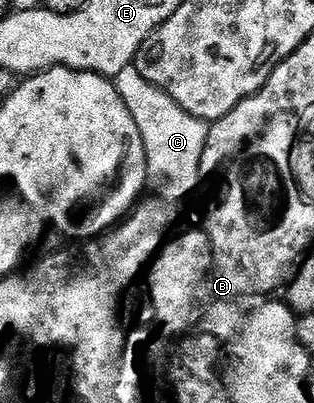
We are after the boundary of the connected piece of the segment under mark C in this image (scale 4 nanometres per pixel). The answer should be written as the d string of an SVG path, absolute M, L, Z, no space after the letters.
M135 63L127 64L114 77L114 83L122 102L126 102L126 110L130 110L130 118L134 118L134 126L138 126L138 134L142 138L142 150L146 158L147 183L153 188L159 199L169 202L181 202L201 183L200 159L202 146L206 142L208 124L194 114L182 110L170 94L166 94L158 86L146 82L142 74L138 74Z

